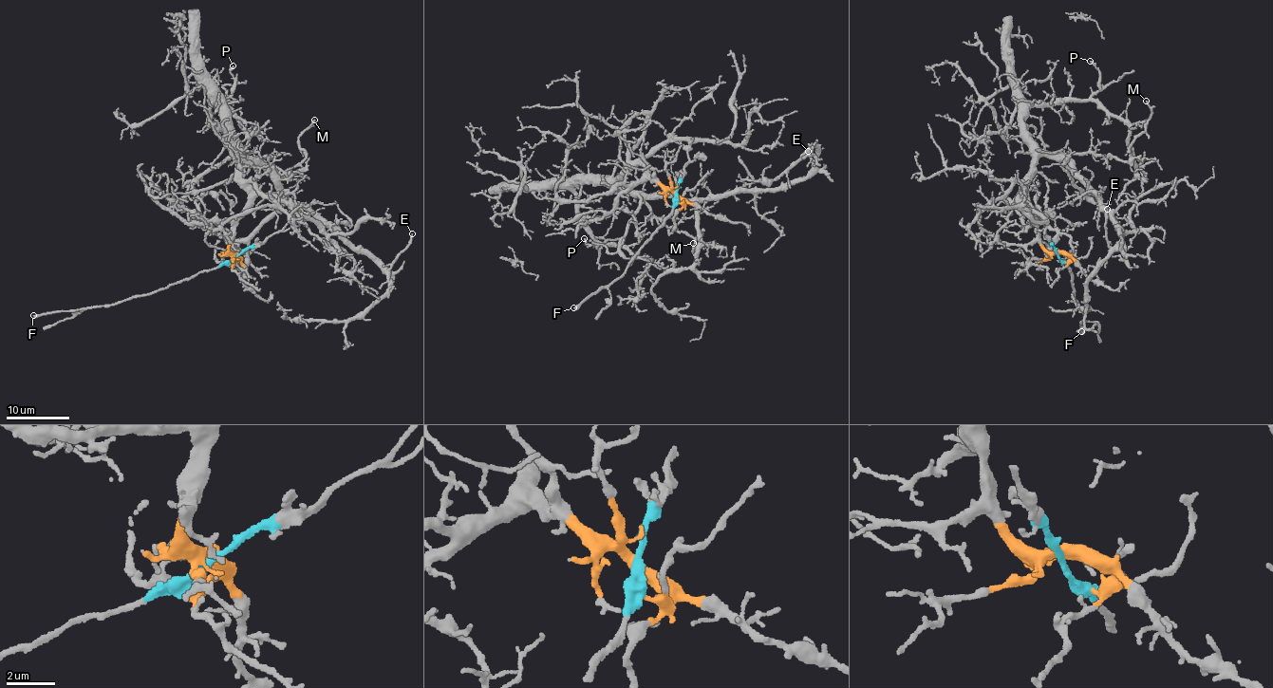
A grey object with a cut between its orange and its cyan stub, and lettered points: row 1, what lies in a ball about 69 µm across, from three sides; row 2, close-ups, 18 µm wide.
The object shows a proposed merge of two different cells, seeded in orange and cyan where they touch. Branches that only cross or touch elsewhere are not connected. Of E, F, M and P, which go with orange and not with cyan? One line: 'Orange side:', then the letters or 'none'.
Orange side: E, M, P

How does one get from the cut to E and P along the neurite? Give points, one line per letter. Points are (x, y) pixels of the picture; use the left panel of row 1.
E: (235, 255), (234, 221), (248, 195), (242, 155), (381, 267), (390, 268), (412, 233)
P: (235, 255), (228, 249), (248, 187), (243, 182), (240, 141), (220, 104), (214, 104), (231, 93), (234, 65)

